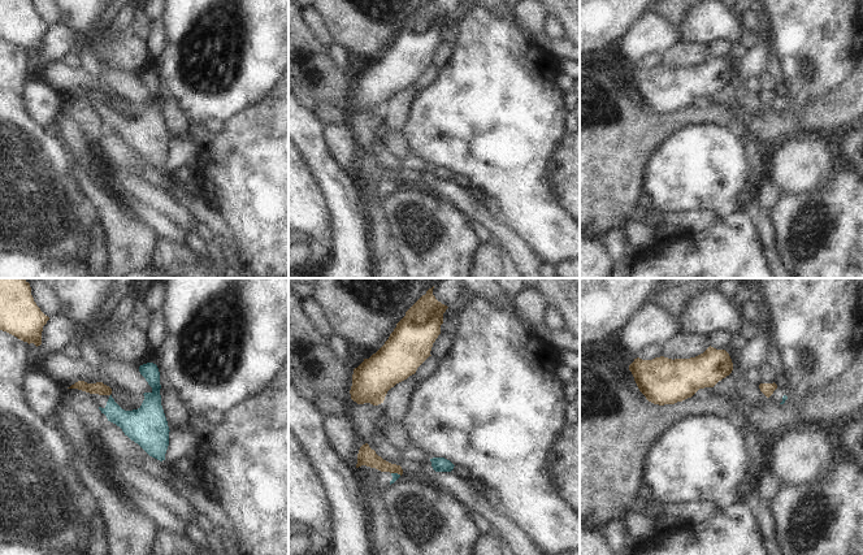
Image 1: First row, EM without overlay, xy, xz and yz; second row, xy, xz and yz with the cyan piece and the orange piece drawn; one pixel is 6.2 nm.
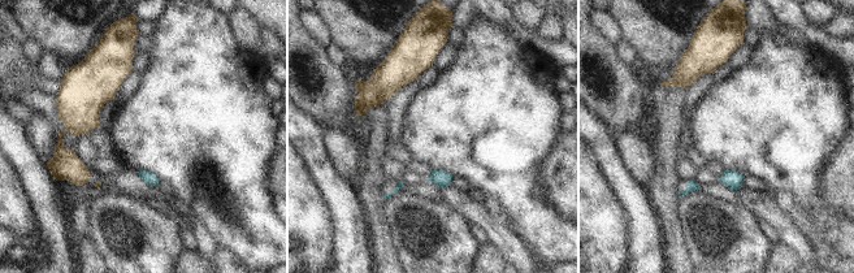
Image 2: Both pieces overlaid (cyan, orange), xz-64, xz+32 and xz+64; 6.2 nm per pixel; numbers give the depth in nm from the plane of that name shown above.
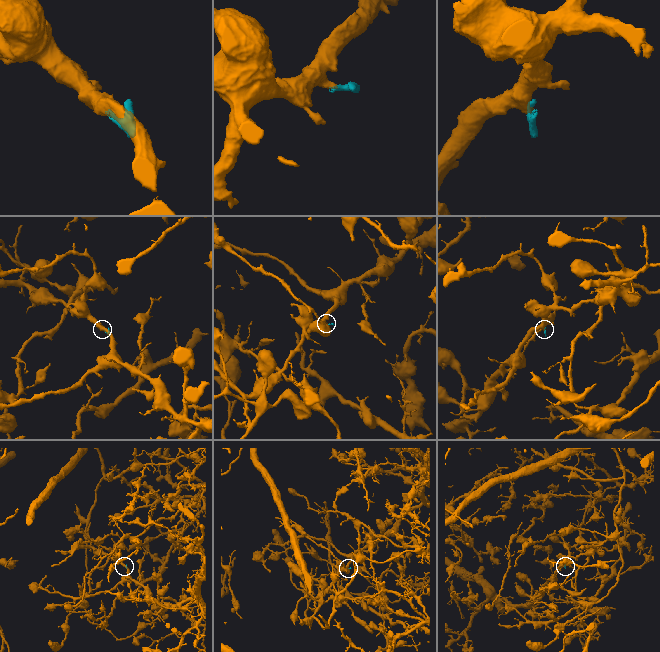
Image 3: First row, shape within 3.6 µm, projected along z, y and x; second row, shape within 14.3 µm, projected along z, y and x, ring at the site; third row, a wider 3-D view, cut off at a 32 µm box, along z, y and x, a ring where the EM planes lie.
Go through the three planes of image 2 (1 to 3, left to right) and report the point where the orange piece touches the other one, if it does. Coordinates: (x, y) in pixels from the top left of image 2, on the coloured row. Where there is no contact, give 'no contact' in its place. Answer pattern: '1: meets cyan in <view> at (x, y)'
1: no contact
2: no contact
3: no contact

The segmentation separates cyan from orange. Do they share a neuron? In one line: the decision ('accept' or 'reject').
reject

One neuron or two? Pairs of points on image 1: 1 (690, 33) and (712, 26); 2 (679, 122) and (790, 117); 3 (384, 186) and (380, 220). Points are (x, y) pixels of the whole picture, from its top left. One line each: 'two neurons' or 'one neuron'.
1: one neuron
2: one neuron
3: two neurons

